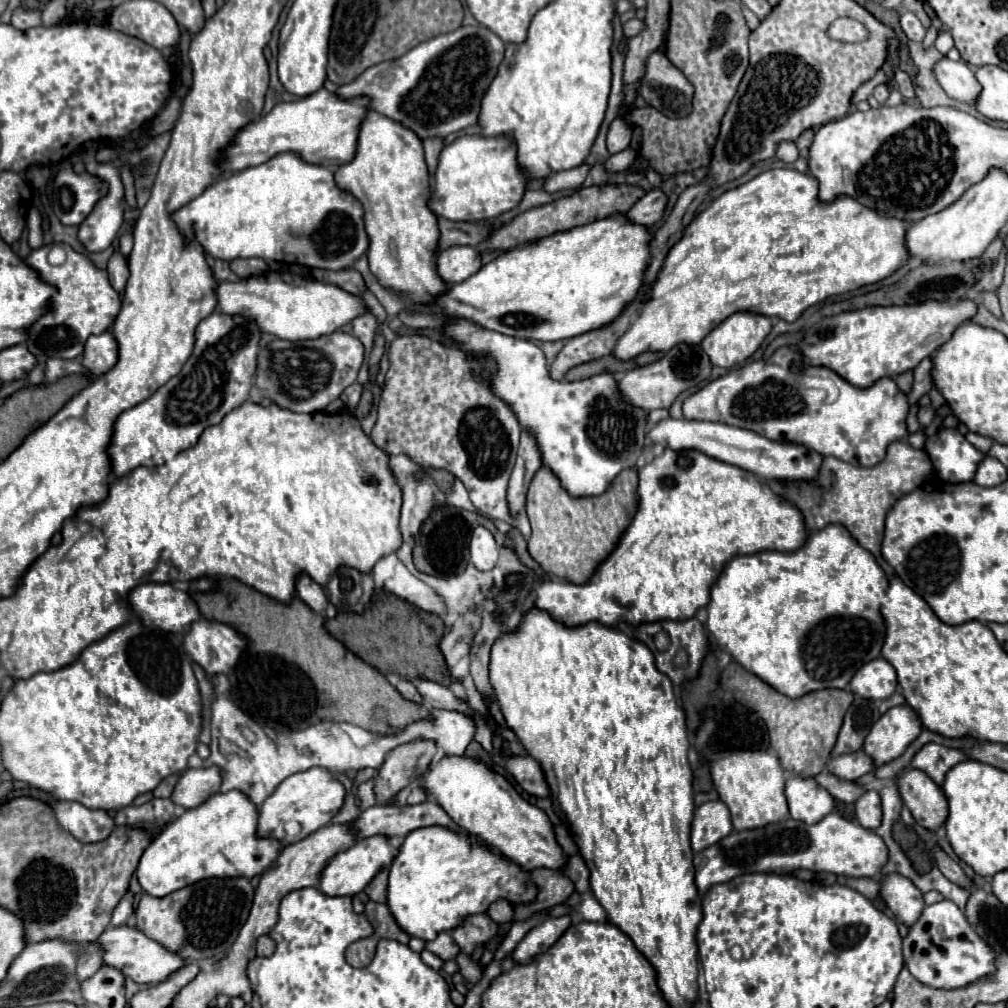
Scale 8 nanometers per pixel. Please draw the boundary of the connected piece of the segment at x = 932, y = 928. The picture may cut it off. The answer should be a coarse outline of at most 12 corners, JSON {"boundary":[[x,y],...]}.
{"boundary":[[955,903],[927,905],[903,937],[909,973],[965,987],[993,949]]}

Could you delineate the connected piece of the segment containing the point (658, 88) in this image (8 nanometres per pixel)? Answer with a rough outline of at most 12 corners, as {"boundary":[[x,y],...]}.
{"boundary":[[661,51],[637,87],[667,117],[691,111],[693,85]]}

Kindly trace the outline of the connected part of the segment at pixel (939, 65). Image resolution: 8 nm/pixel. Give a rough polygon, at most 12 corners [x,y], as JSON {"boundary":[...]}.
{"boundary":[[963,59],[933,65],[949,97],[975,103],[981,91]]}

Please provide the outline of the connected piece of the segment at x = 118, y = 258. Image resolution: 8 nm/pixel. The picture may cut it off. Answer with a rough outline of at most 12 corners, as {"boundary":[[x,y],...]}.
{"boundary":[[113,253],[107,273],[117,293],[125,291],[129,279],[127,261]]}

